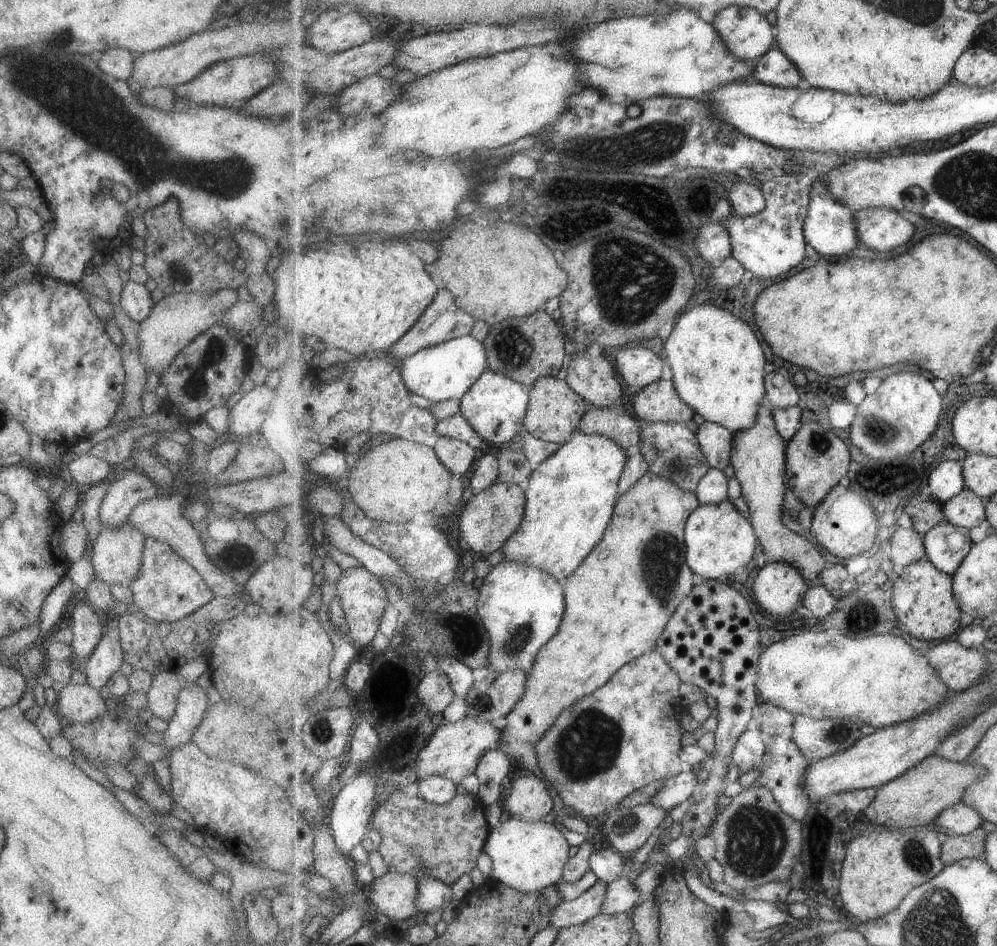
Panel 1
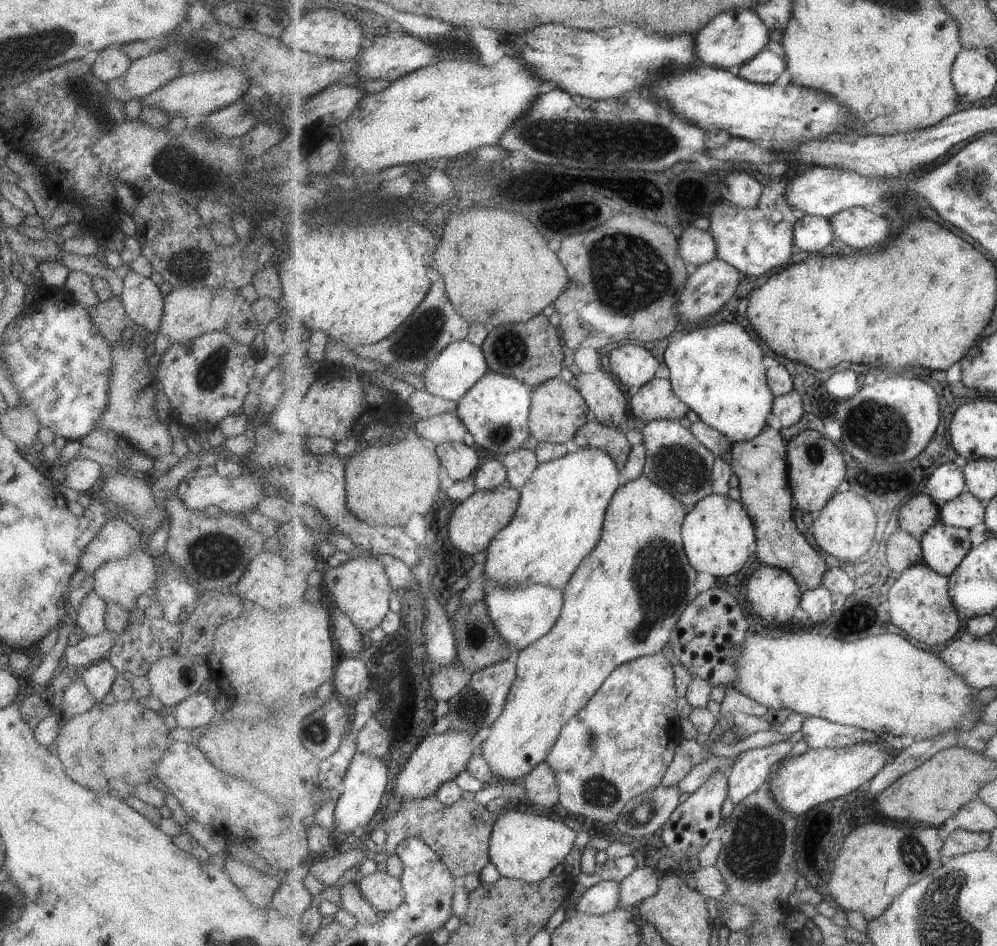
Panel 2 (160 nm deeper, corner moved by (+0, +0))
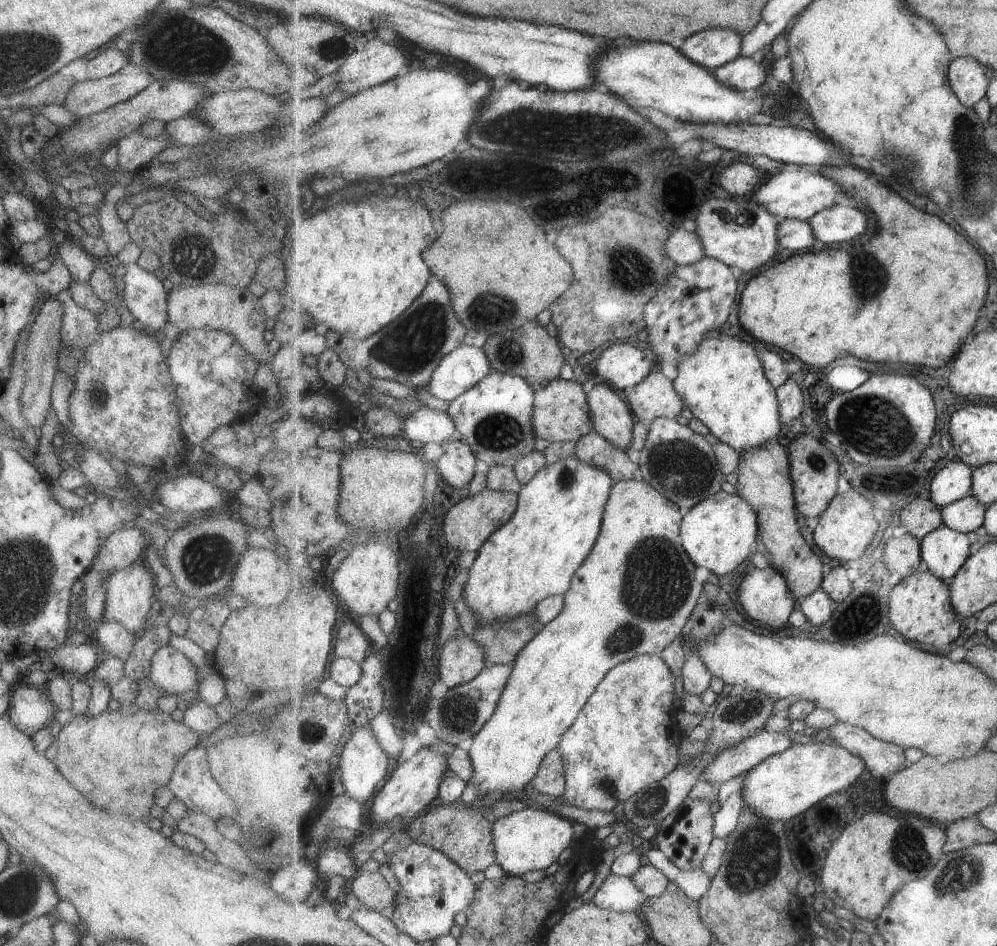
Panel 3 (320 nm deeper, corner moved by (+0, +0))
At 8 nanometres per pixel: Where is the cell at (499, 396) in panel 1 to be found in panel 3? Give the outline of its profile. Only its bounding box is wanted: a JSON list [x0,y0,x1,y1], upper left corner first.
[448,371,538,467]

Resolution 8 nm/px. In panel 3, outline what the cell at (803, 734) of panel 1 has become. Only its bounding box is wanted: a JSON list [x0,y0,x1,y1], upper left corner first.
[827,721,911,781]

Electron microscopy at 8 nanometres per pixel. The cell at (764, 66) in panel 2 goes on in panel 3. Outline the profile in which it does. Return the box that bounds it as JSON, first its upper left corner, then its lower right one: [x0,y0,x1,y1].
[713,55,771,92]

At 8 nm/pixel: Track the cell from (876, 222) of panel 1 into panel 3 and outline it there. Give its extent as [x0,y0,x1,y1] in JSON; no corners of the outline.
[808,204,867,244]

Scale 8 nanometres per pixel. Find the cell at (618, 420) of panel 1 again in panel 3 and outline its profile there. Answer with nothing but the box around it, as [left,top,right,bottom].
[577,430,640,482]

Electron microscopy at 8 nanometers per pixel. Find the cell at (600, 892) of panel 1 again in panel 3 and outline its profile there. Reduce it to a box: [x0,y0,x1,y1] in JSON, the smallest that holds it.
[591,872,647,913]

